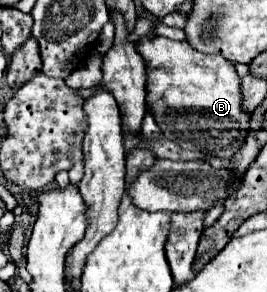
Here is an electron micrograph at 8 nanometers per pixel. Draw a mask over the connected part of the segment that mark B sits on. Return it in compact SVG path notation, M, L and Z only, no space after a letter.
M143 38L137 52L147 62L147 104L165 138L185 150L231 160L247 138L251 112L243 108L241 78L235 66L219 54L203 54L189 42Z

